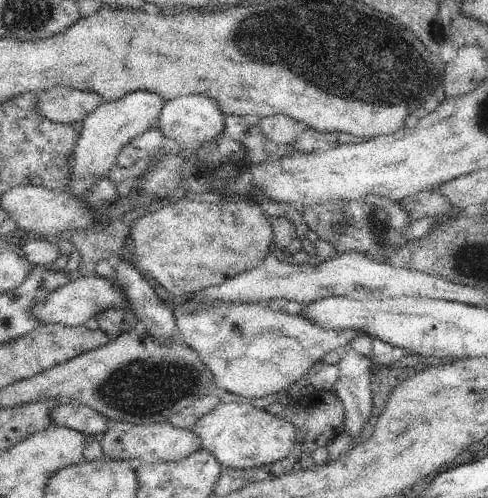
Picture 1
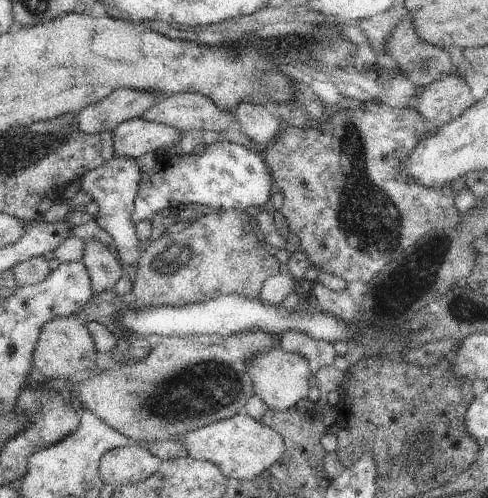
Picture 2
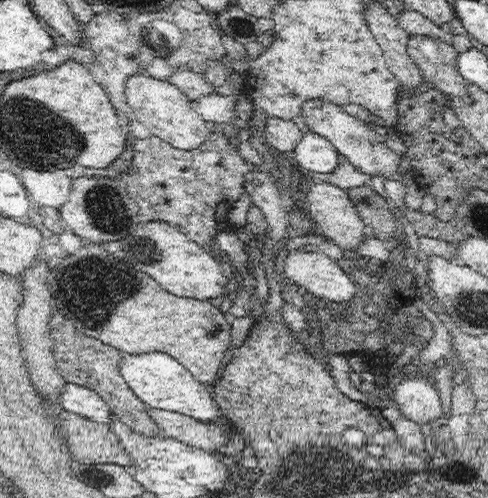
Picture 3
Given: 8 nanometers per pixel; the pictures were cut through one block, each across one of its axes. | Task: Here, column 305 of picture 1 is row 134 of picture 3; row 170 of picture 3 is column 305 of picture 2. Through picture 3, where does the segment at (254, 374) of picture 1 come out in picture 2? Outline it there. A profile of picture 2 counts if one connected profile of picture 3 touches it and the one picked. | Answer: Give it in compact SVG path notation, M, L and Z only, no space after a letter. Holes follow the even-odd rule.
M281 346L271 350L269 354L259 354L249 364L249 376L253 380L253 392L273 410L293 408L297 402L307 398L307 380L311 378L307 360L301 354L285 354Z

